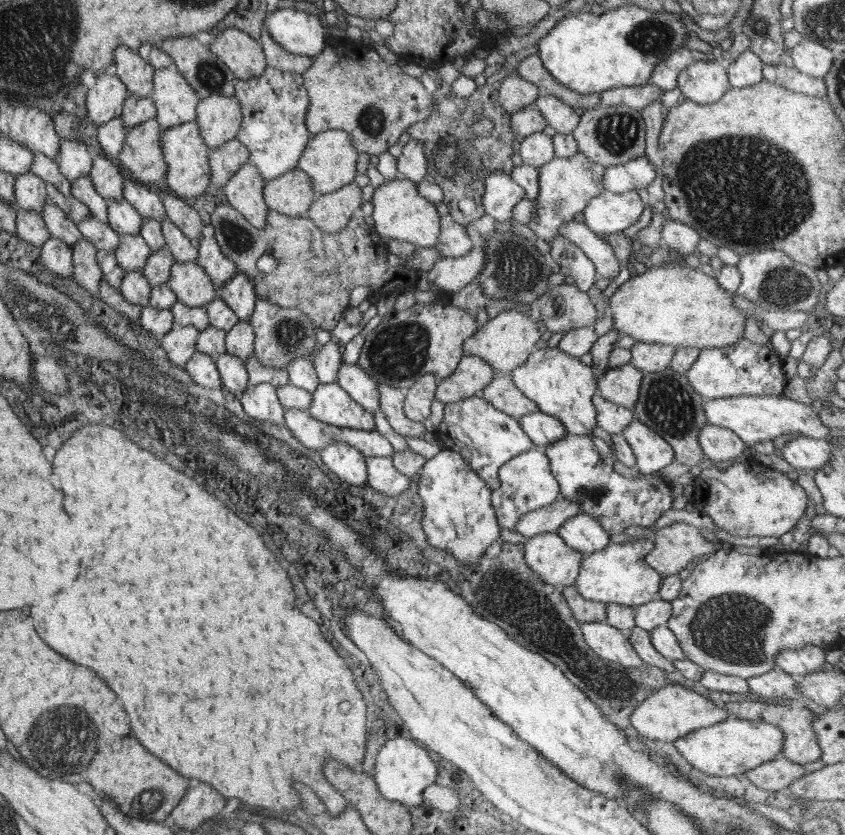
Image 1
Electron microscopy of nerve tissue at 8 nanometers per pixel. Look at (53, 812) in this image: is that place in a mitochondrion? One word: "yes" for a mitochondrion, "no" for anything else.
no

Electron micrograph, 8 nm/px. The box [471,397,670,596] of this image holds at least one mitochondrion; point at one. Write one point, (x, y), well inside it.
(592, 494)

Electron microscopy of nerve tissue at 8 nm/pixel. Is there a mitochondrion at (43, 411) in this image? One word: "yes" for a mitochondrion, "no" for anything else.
no

